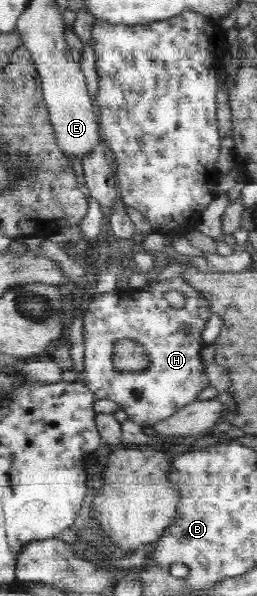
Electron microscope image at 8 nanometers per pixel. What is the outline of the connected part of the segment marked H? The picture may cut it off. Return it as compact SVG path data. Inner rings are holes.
M183 277L146 286L143 291L136 288L124 290L115 289L96 295L84 310L83 339L85 343L84 370L81 382L88 386L96 399L110 399L115 401L128 414L128 418L141 427L154 425L158 421L168 419L172 414L183 409L185 405L196 401L196 396L206 387L211 386L205 374L205 367L200 351L206 345L201 338L201 331L206 323L198 317L200 295L195 289L185 283ZM166 289L180 291L185 297L182 309L172 309L166 303ZM120 339L131 339L139 343L146 350L148 367L140 371L125 372L114 367L112 345Z

